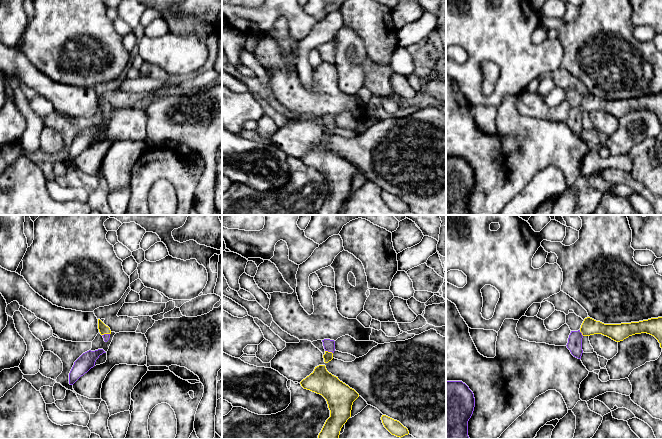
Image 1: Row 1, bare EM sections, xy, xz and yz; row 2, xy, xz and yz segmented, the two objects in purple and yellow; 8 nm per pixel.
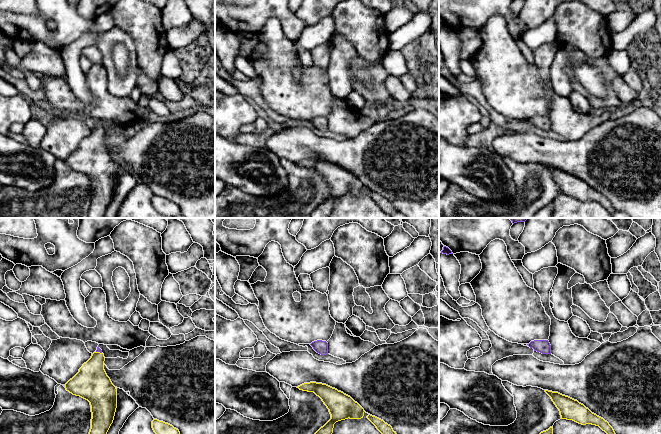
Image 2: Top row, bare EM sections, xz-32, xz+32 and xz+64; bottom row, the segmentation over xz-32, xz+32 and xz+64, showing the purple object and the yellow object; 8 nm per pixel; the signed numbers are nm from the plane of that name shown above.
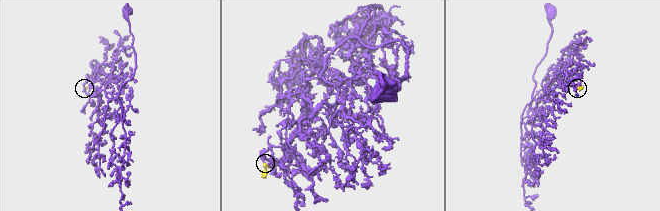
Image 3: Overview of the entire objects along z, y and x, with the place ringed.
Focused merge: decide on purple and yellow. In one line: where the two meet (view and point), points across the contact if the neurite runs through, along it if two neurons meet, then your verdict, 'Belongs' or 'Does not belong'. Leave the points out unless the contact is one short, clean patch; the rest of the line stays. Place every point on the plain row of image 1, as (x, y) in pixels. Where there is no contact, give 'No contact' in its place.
Touches purple at xz (329, 127). Path across: xz (329, 121), (329, 127), (328, 132). Belongs

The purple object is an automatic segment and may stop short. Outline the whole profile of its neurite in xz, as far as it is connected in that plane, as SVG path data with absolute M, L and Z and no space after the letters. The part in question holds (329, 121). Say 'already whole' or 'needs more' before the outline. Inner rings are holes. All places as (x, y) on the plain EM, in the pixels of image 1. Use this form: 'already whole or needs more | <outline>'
needs more | M330 115L322 116L325 125L325 130L323 131L324 138L328 139L333 135L333 129L335 127L335 117Z

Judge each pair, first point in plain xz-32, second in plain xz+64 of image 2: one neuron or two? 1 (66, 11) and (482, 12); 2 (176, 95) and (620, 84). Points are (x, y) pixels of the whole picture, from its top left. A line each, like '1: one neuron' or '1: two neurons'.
1: one neuron
2: one neuron

